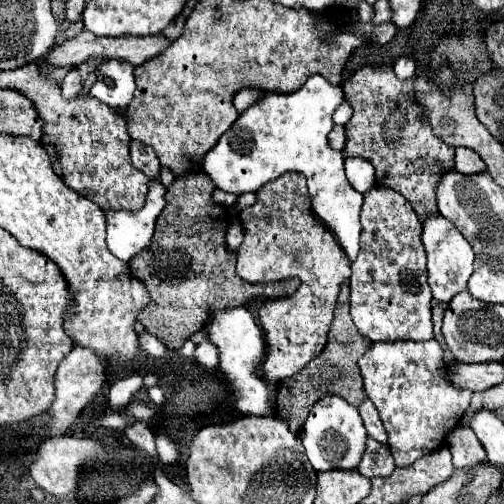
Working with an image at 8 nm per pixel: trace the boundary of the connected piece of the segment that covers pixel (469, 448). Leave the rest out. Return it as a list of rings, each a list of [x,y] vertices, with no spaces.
[[[455,427],[449,437],[449,451],[453,455],[453,465],[455,469],[465,469],[471,471],[475,465],[487,463],[487,453],[481,445],[481,441],[475,437],[475,433],[469,427]]]

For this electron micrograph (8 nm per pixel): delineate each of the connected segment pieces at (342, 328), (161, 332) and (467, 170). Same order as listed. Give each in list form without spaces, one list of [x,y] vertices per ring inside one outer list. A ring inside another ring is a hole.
[[[349,283],[341,285],[341,295],[337,301],[337,309],[335,309],[335,319],[331,323],[331,331],[329,331],[329,339],[325,349],[313,359],[309,361],[299,373],[291,375],[289,379],[283,379],[277,383],[277,401],[275,401],[275,415],[283,417],[291,423],[295,433],[301,433],[305,417],[309,415],[311,407],[323,399],[325,395],[339,395],[345,401],[353,401],[355,407],[359,407],[359,403],[363,399],[367,399],[365,389],[363,389],[363,379],[357,367],[359,357],[369,349],[369,339],[365,339],[349,313]]]
[[[189,173],[181,179],[175,179],[173,185],[165,193],[167,205],[159,215],[153,243],[141,255],[135,255],[129,261],[133,275],[145,281],[151,293],[151,305],[139,315],[139,321],[149,329],[151,335],[155,335],[161,343],[165,343],[173,351],[181,351],[183,343],[191,335],[195,335],[199,329],[203,329],[205,323],[217,311],[239,307],[259,297],[291,295],[301,283],[297,277],[289,277],[283,281],[271,281],[271,283],[247,283],[235,275],[235,253],[231,253],[225,245],[229,213],[223,205],[213,201],[213,191],[215,191],[215,185],[205,173]]]
[[[457,147],[455,151],[457,151],[457,153],[455,153],[455,171],[465,173],[465,175],[473,175],[473,173],[485,171],[483,159],[481,159],[473,149]]]

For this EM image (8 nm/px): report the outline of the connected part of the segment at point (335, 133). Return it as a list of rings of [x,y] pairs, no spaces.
[[[339,125],[333,127],[333,131],[329,133],[329,145],[331,145],[331,149],[343,151],[343,147],[345,147],[345,131],[343,131],[343,127],[339,127]]]

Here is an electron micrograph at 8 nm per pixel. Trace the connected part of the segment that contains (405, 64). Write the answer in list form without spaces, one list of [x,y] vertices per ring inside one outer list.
[[[401,57],[401,59],[395,63],[393,71],[395,71],[395,75],[397,75],[399,79],[403,79],[403,81],[405,81],[405,79],[411,79],[411,77],[415,75],[417,67],[415,67],[413,59],[405,59],[405,57]]]

